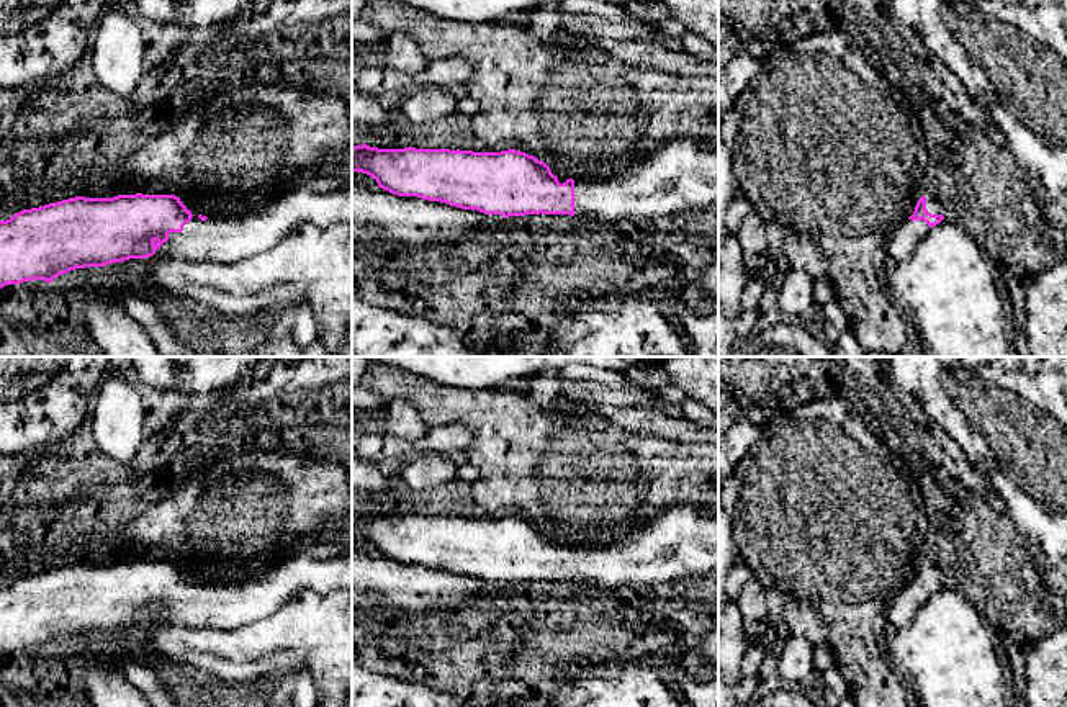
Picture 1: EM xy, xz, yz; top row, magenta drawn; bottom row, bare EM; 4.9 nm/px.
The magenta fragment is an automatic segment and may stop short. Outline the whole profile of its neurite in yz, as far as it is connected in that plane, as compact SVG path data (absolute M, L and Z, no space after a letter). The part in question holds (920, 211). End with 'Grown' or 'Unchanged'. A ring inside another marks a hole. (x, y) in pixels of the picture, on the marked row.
M921 196L910 218L898 223L885 244L889 262L910 260L916 245L933 226L944 219L943 205L933 196Z. Grown

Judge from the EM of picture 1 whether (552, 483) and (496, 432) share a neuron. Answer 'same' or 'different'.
same

